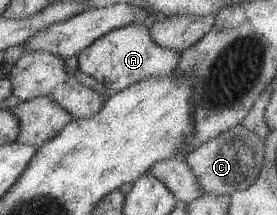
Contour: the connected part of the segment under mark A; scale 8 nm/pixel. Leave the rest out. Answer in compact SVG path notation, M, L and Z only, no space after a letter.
M129 23L109 31L83 49L77 56L78 70L118 92L149 77L161 79L161 77L174 75L180 55L173 49L156 45L150 37L149 27L141 23Z

